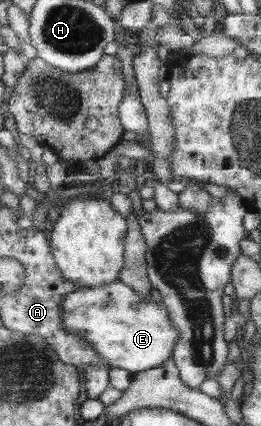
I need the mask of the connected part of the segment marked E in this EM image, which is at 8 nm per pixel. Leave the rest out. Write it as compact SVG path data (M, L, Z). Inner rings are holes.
M120 280L68 293L64 295L60 309L65 331L80 335L109 365L126 369L133 375L163 365L173 355L179 337L162 300L143 299Z

